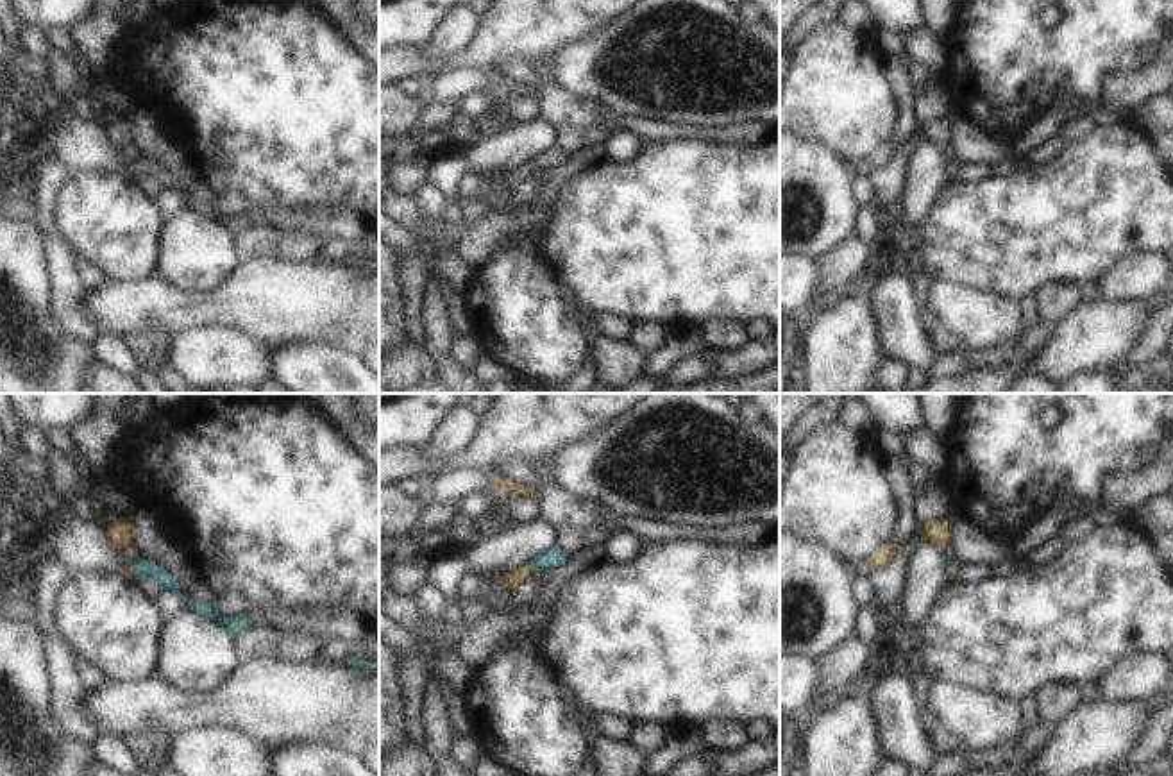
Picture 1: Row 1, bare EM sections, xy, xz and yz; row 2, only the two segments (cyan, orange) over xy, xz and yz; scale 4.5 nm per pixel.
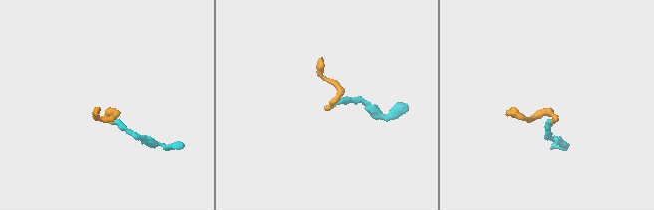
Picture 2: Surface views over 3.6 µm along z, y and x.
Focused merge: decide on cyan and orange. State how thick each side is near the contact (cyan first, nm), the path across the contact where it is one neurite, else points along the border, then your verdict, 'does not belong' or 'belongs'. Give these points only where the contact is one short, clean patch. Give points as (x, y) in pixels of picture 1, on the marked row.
calibres 90 and 70 nm; way xz (553, 556), (531, 567), (515, 576); belongs

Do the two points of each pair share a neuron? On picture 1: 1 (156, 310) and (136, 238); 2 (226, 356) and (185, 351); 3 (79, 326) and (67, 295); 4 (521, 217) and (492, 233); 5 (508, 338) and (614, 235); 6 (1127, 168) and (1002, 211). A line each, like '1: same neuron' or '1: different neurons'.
1: different neurons
2: same neuron
3: same neuron
4: same neuron
5: different neurons
6: same neuron

